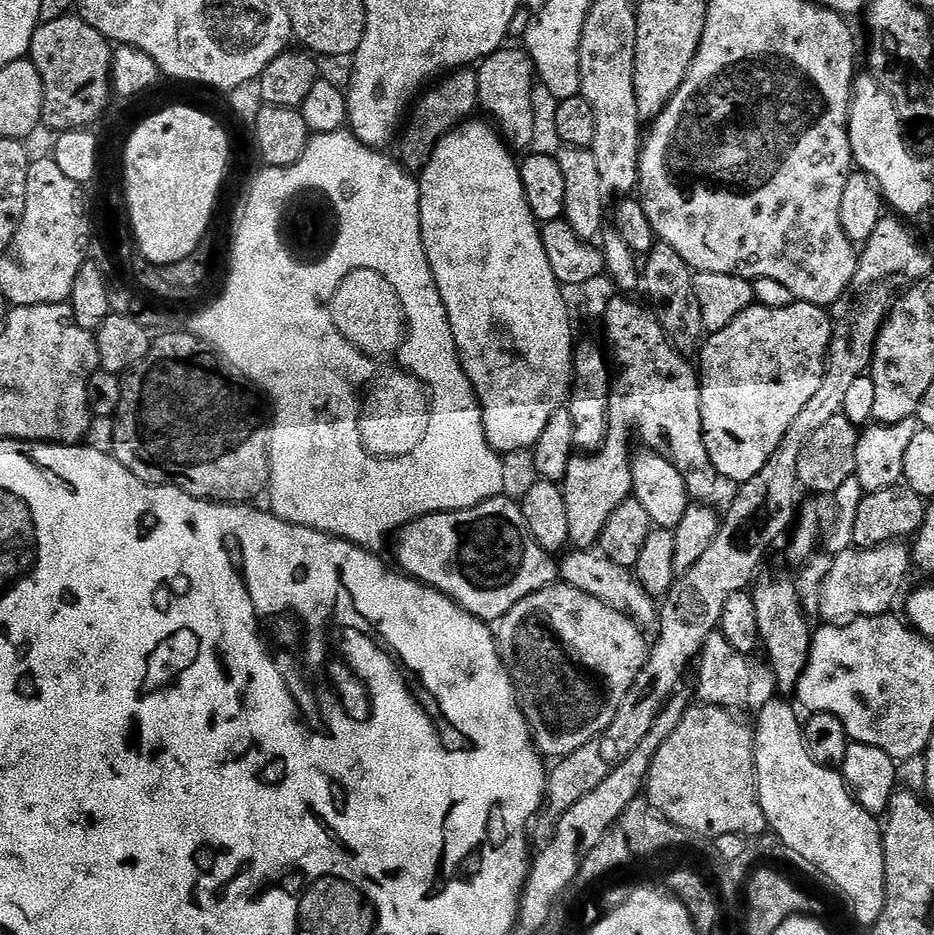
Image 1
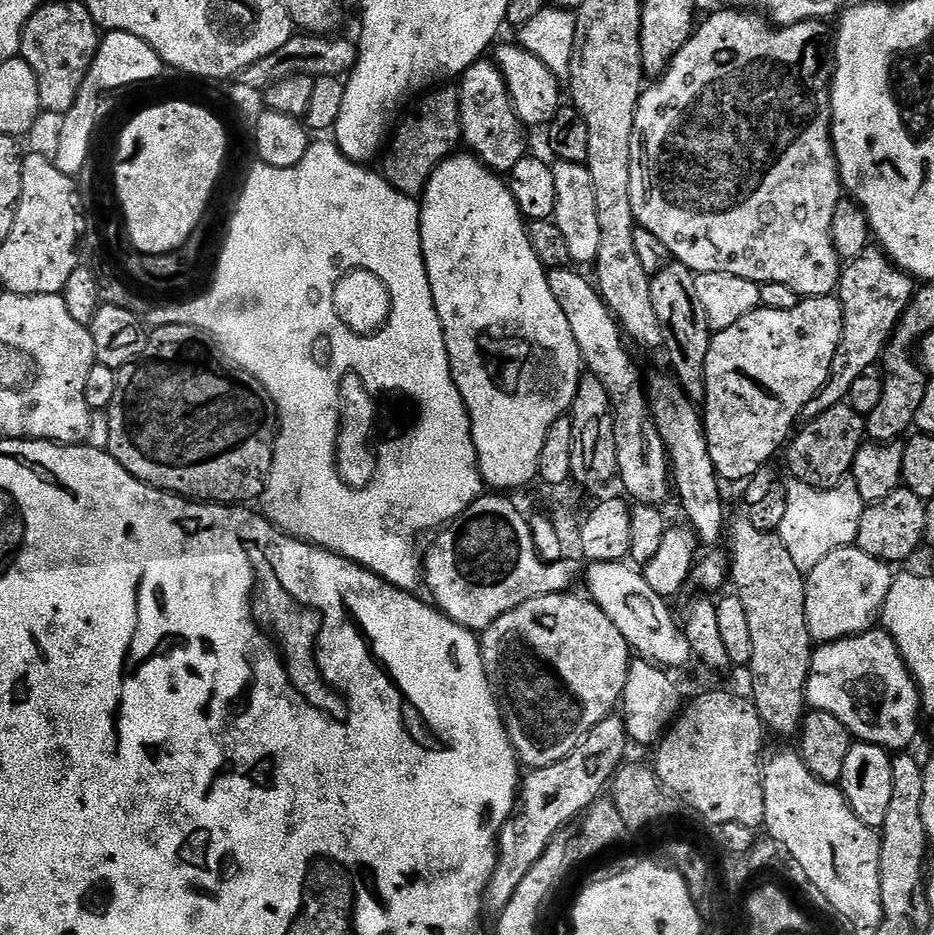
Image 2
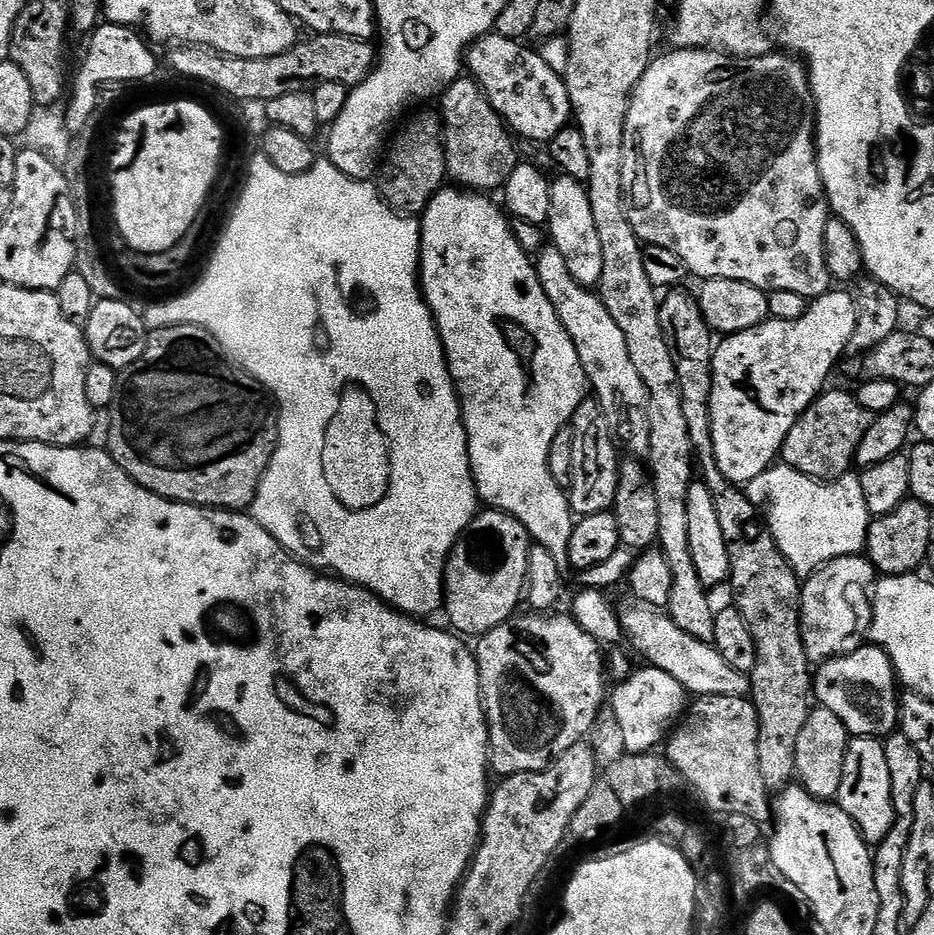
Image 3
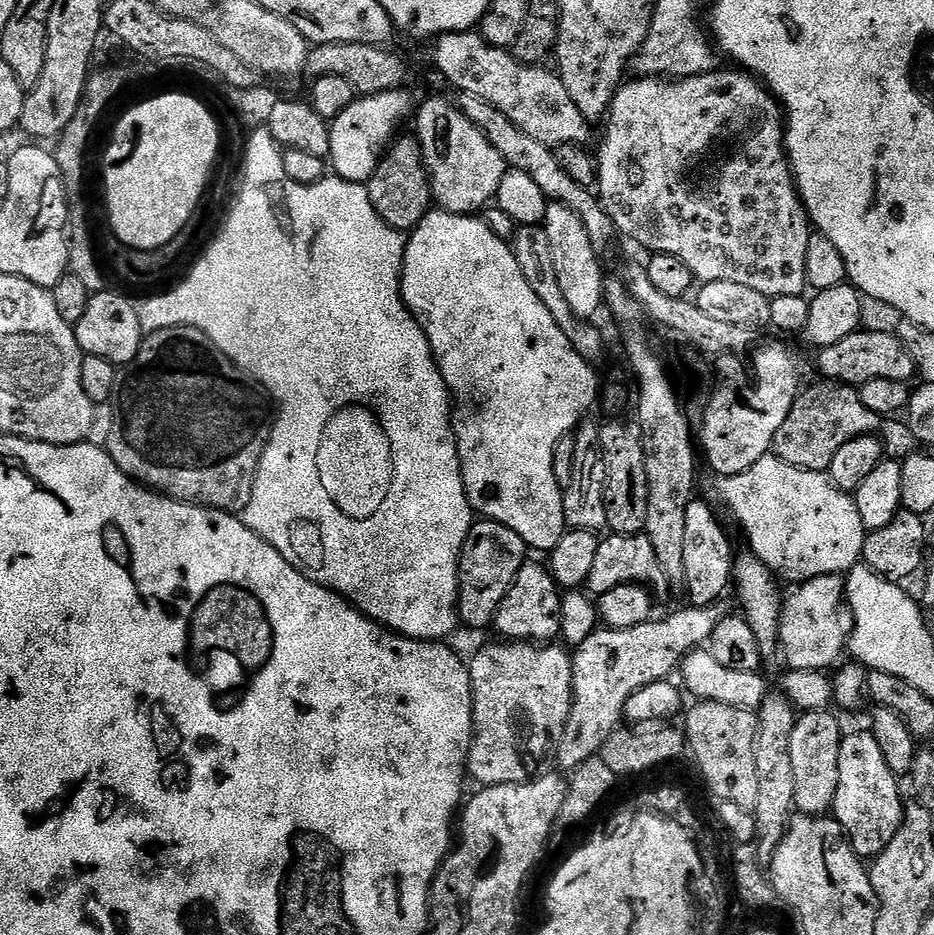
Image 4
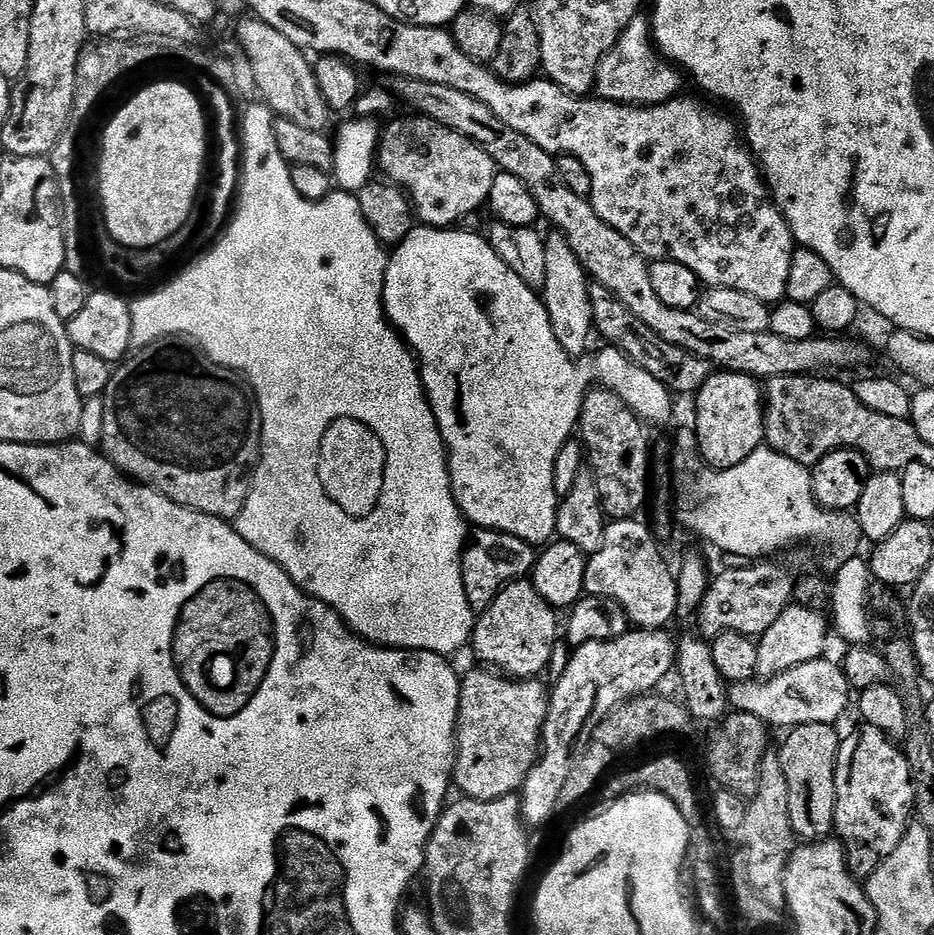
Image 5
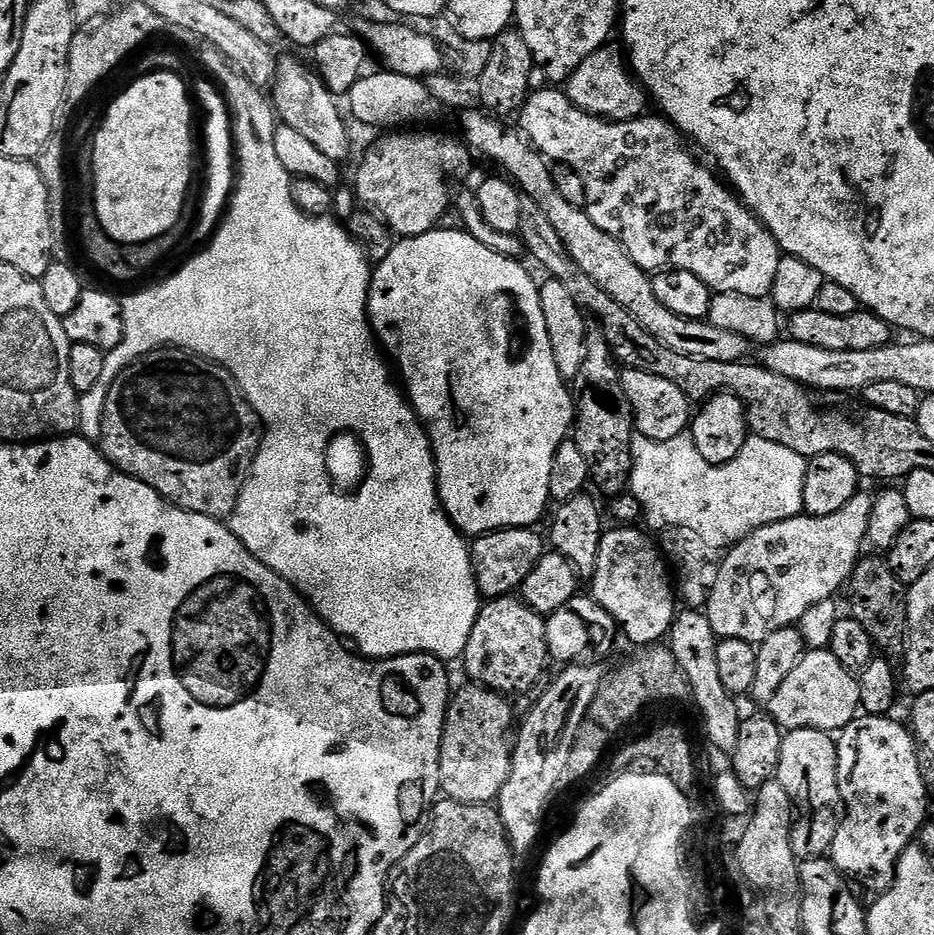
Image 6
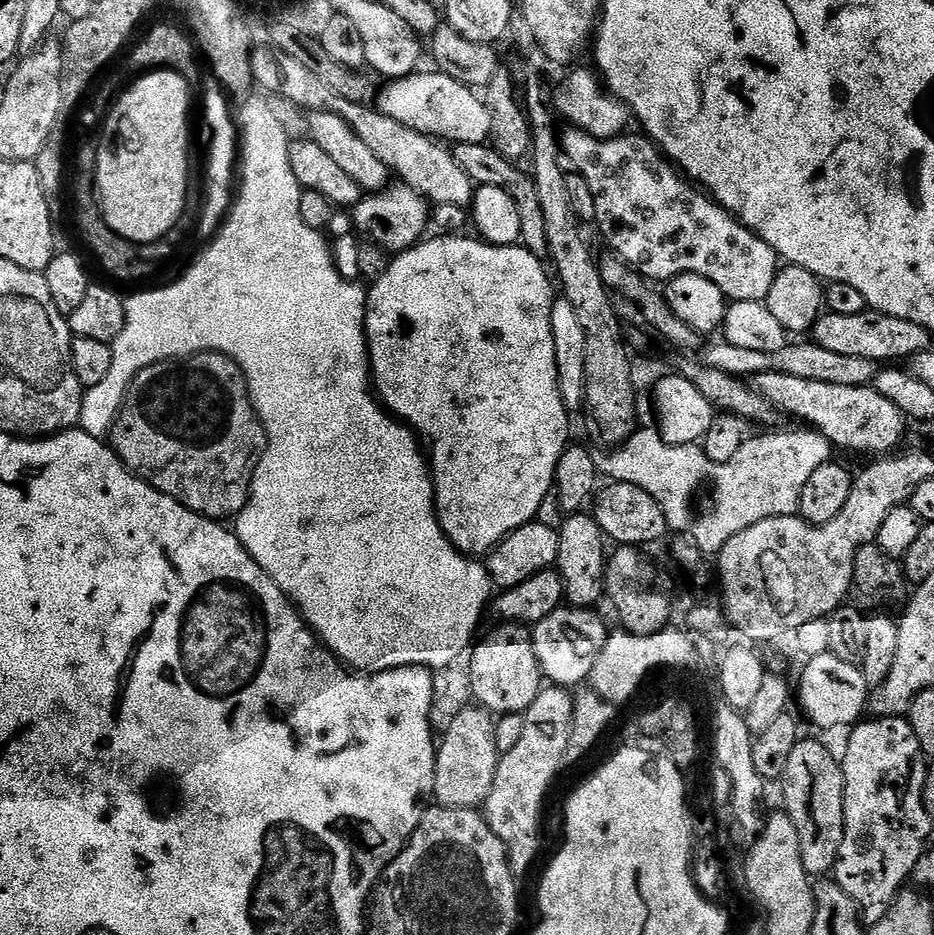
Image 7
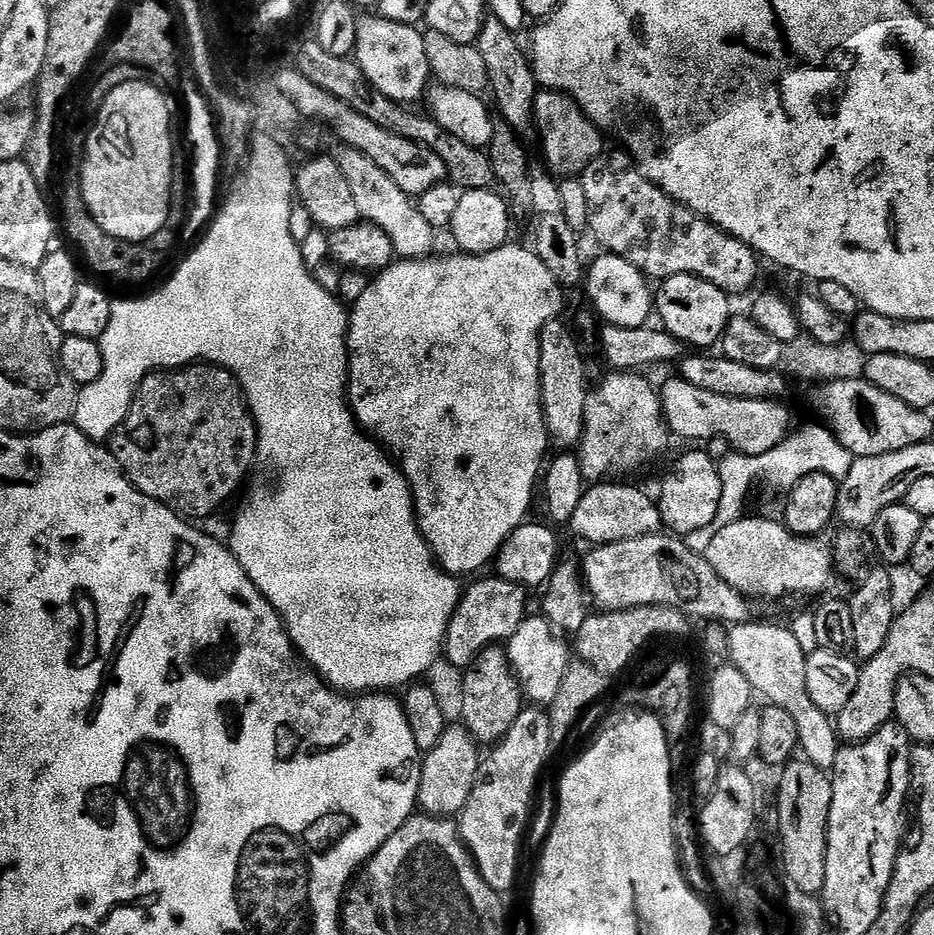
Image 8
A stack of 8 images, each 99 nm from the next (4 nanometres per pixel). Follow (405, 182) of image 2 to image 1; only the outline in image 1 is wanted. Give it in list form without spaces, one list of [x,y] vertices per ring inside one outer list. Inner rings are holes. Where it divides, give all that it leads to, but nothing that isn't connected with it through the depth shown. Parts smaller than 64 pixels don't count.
[[[466,67],[455,69],[446,77],[443,77],[432,90],[427,89],[413,105],[410,122],[405,125],[400,138],[400,162],[401,165],[412,172],[421,171],[428,164],[436,144],[442,137],[465,123],[474,110],[479,107],[478,80],[475,69]]]

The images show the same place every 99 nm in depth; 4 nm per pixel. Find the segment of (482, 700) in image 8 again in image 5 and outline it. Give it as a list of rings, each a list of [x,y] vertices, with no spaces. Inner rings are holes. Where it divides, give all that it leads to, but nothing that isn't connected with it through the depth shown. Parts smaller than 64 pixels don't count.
[[[521,578],[505,586],[500,593],[490,602],[490,606],[479,613],[476,627],[472,629],[470,648],[476,651],[476,656],[481,660],[481,665],[492,670],[499,670],[503,675],[518,680],[531,680],[539,677],[539,672],[548,668],[552,660],[552,651],[556,648],[556,616],[557,609],[538,594],[538,590],[531,579]]]

